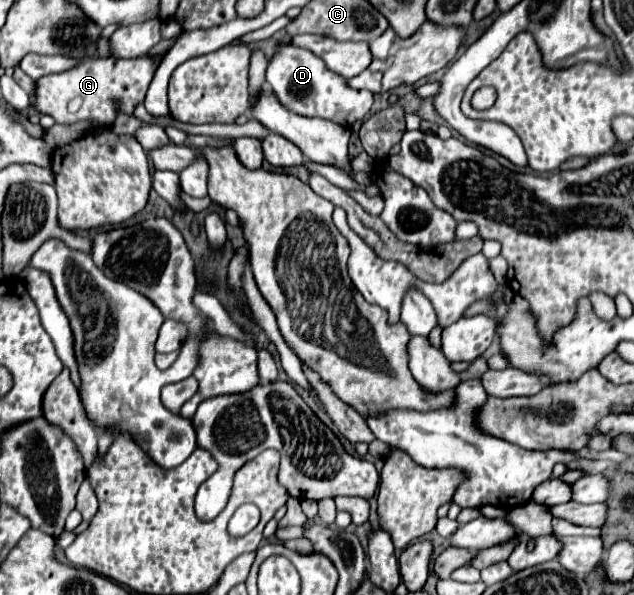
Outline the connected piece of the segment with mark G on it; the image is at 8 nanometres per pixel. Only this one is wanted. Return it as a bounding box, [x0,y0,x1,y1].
[31,53,165,123]

